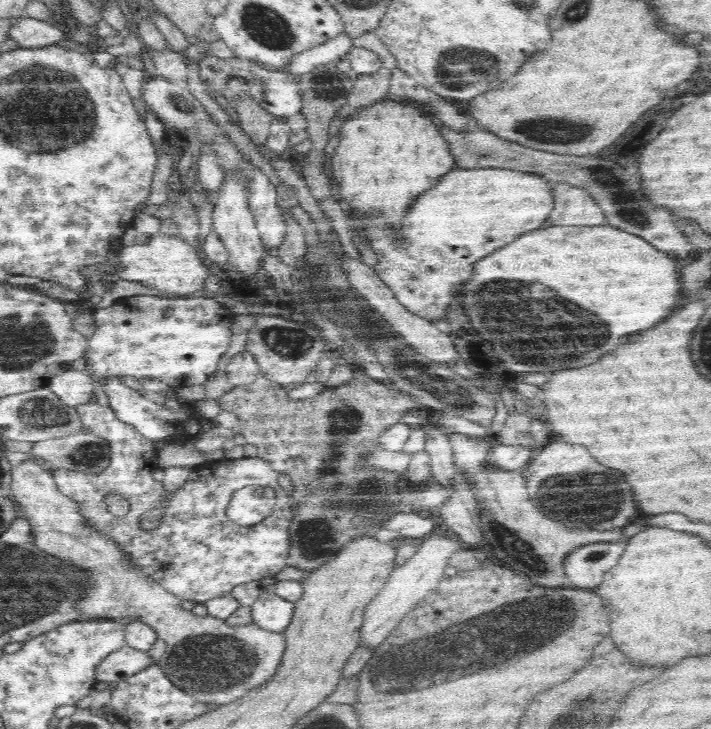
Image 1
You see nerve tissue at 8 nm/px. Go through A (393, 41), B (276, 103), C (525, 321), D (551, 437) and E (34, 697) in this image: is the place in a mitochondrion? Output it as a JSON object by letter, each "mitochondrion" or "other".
{"A":"other","B":"other","C":"mitochondrion","D":"other","E":"other"}

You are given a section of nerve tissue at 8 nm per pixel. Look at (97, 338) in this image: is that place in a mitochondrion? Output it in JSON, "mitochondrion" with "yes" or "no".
{"mitochondrion":"no"}

